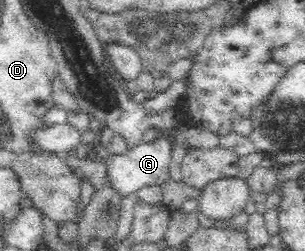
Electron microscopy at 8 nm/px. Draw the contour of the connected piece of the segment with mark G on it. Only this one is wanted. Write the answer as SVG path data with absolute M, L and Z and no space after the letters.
M159 133L159 137L150 144L141 143L127 150L126 154L110 155L103 162L106 165L107 183L115 190L121 199L144 186L157 186L169 180L169 167L173 152L173 140L167 138L167 133Z

